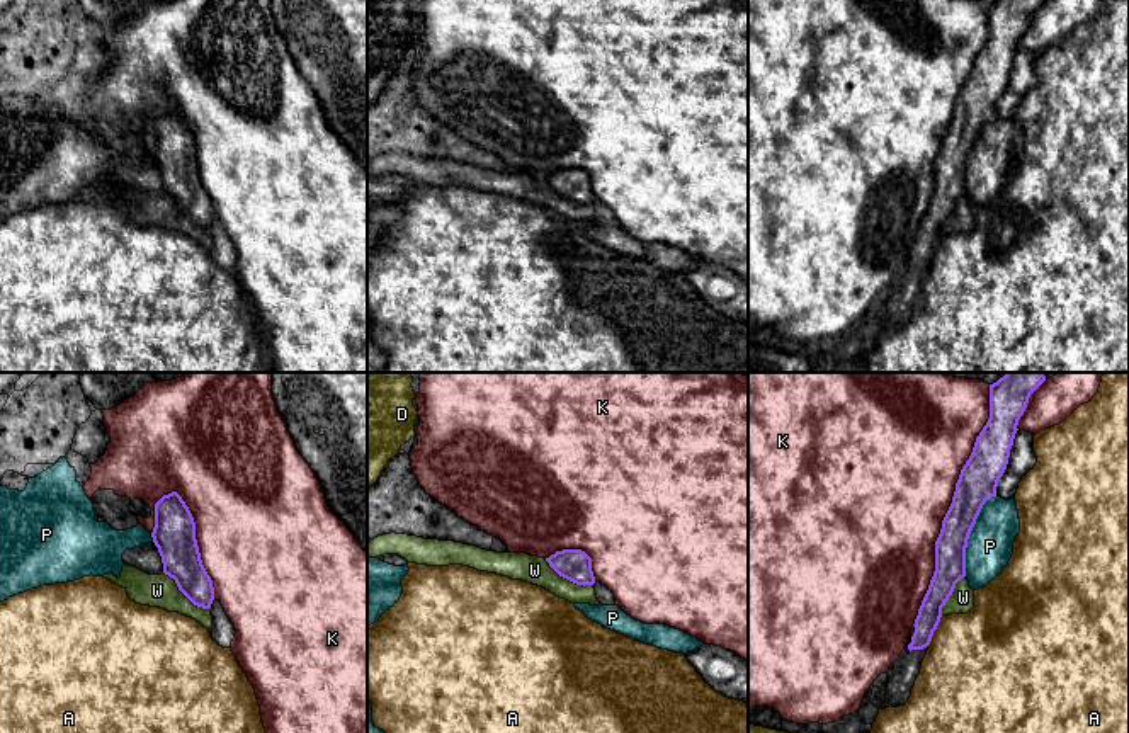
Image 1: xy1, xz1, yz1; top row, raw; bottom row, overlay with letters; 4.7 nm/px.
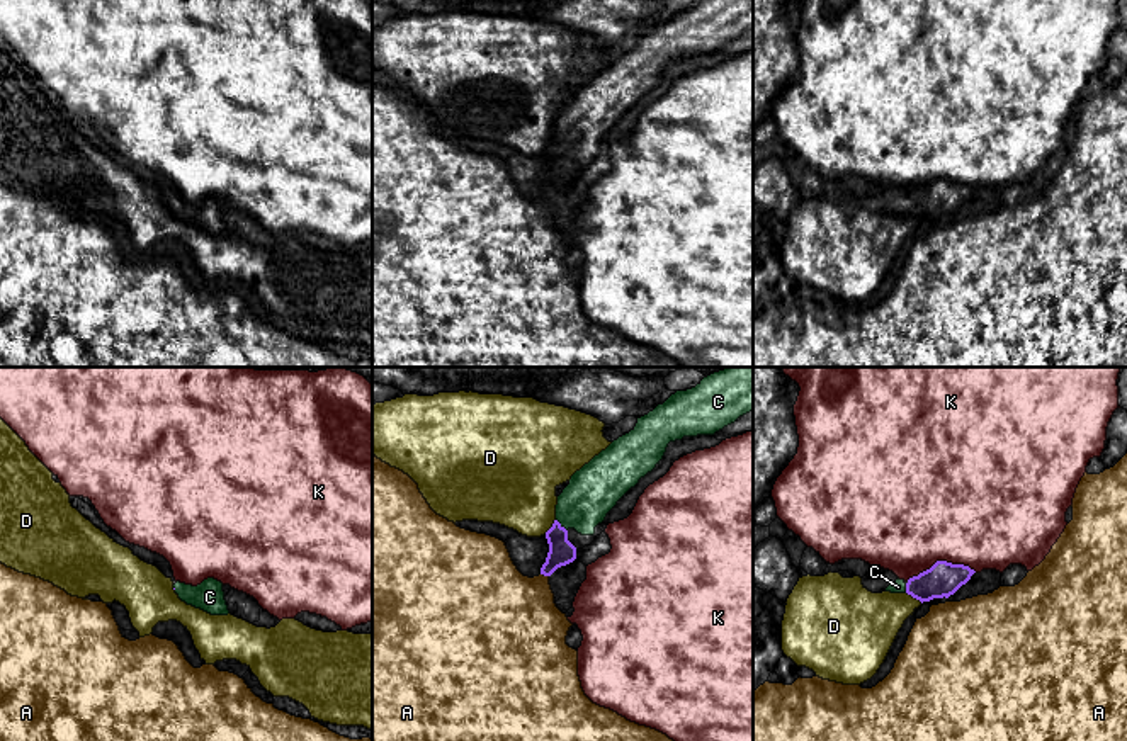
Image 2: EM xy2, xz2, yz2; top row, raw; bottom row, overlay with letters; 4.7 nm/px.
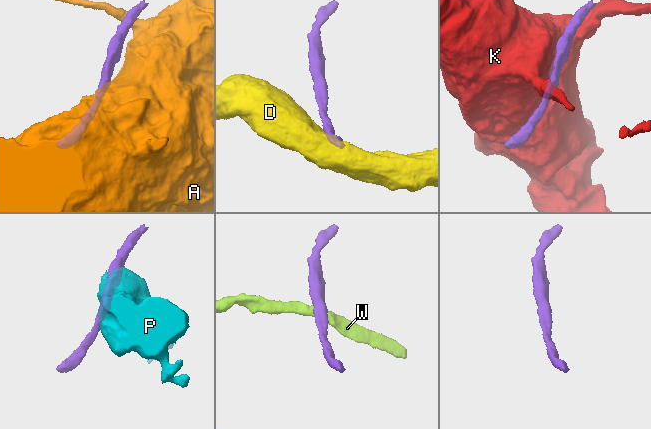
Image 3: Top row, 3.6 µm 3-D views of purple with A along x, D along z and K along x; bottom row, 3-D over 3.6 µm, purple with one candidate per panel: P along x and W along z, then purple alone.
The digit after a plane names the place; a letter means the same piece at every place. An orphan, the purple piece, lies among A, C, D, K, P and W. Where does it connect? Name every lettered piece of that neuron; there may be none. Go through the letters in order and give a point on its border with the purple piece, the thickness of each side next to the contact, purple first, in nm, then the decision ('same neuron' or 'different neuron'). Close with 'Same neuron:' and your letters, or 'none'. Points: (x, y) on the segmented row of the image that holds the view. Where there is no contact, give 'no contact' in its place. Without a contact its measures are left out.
A: contact yz1 (934, 630); calibres 120 and 480 nm; different neuron
C: contact xz2 (560, 526); calibres 120 and 240 nm; same neuron
D: contact yz2 (915, 597); calibres 160 and 280 nm; different neuron
K: contact yz1 (951, 505); calibres 190 and 480 nm; different neuron
P: contact yz1 (970, 533); calibres 180 and 220 nm; different neuron
W: contact xy1 (186, 596); calibres 190 and 160 nm; different neuron
Same neuron: C

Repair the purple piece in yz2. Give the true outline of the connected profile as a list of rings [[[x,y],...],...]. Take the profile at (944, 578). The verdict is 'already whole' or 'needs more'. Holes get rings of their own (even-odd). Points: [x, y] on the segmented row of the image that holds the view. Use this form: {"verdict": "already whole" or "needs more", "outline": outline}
{"verdict": "needs more", "outline": [[[937,561],[930,569],[909,578],[908,581],[898,578],[886,588],[886,591],[908,593],[921,603],[933,598],[949,598],[966,585],[974,573],[974,569],[964,564]]]}

